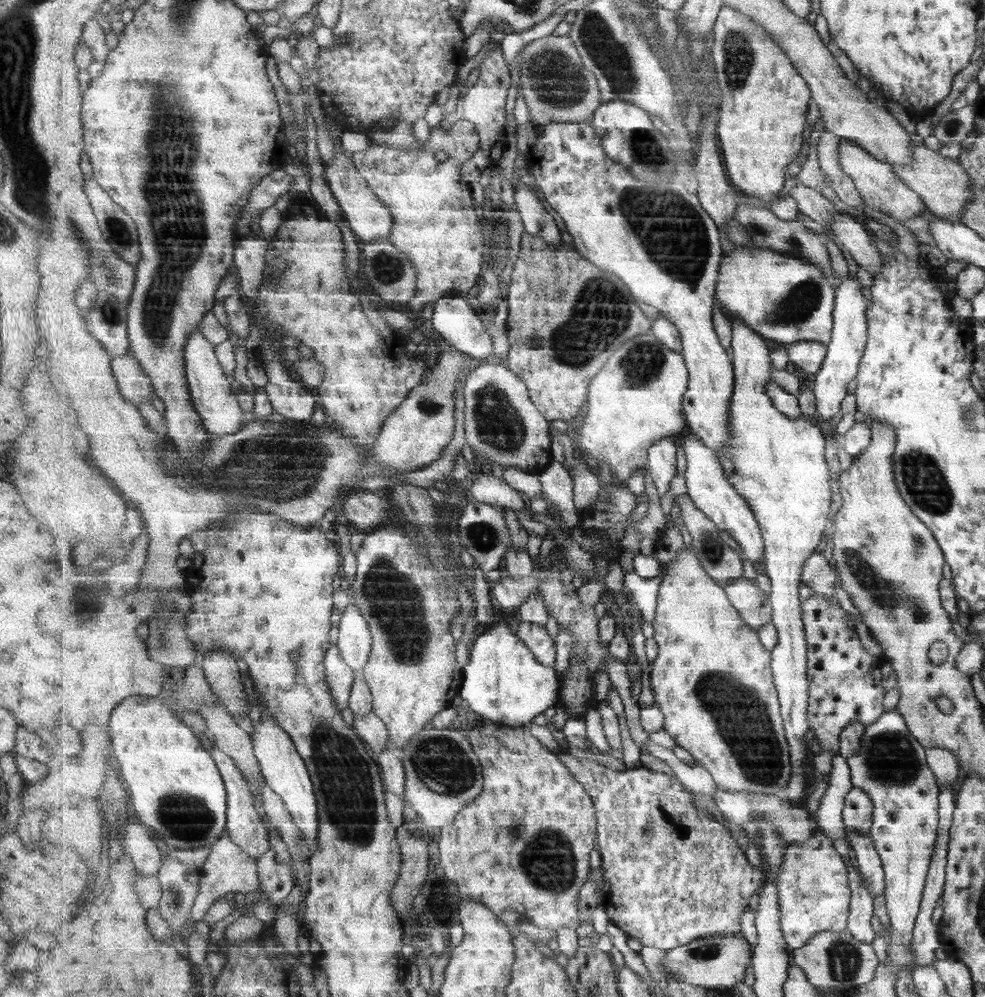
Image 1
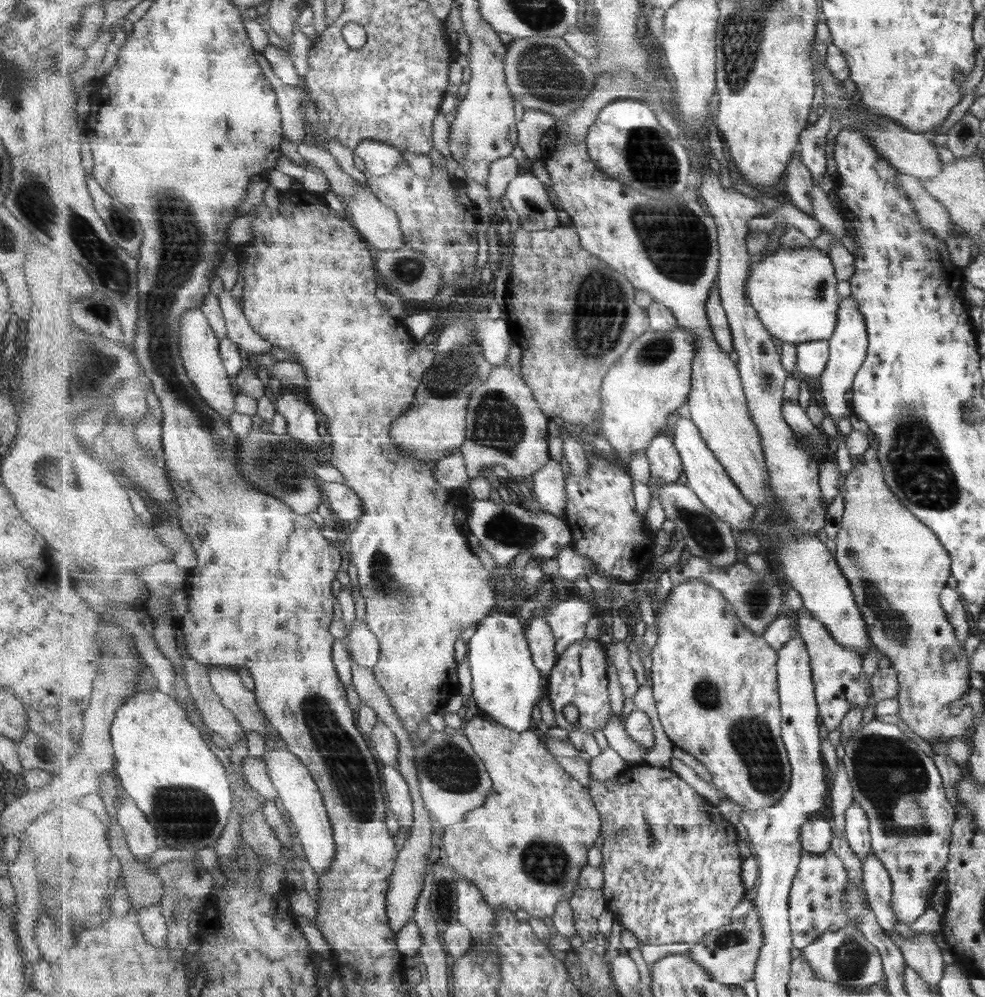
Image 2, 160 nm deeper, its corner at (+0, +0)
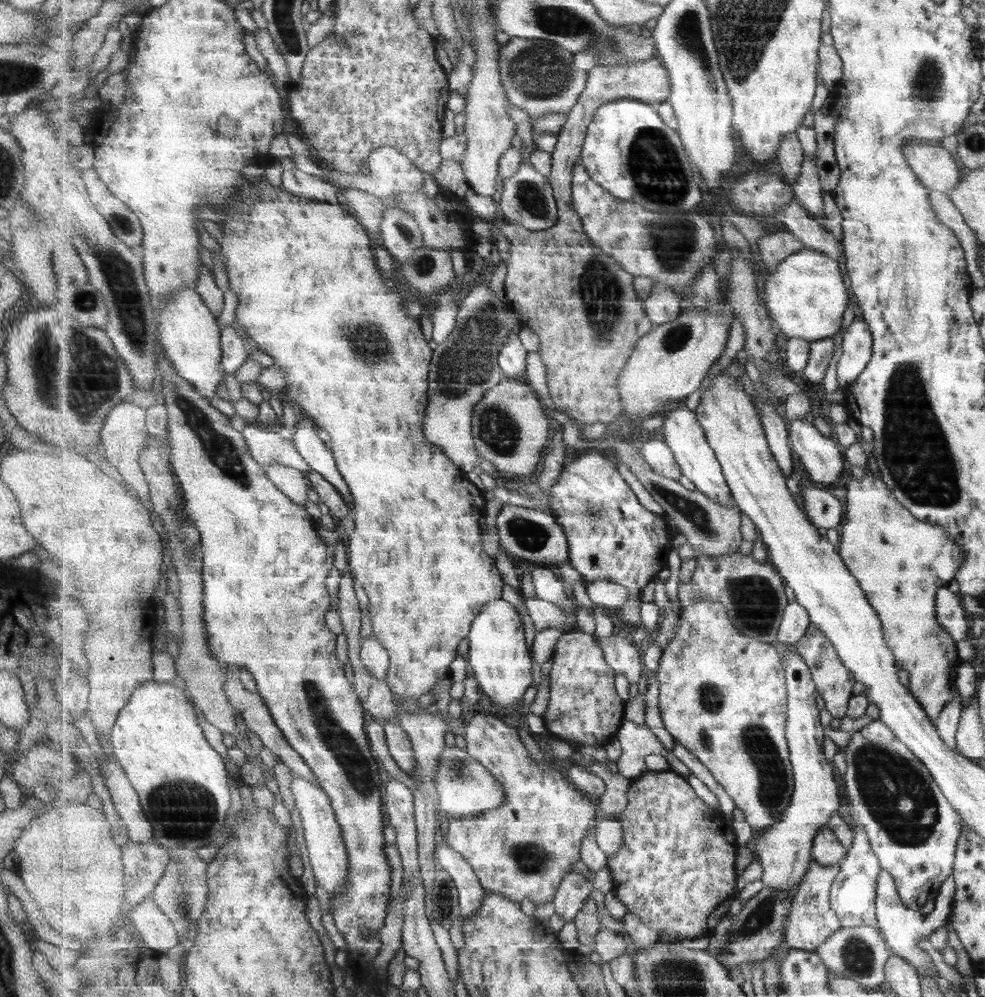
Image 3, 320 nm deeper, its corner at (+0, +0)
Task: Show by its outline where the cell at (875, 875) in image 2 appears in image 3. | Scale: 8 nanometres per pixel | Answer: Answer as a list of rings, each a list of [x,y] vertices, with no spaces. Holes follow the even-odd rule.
[[[884,870],[878,872],[875,894],[874,909],[877,920],[876,928],[880,930],[880,935],[883,937],[884,943],[887,945],[890,953],[901,957],[904,961],[908,961],[918,974],[919,980],[929,977],[936,981],[938,976],[935,967],[933,967],[933,963],[931,963],[931,959],[927,953],[917,947],[917,941],[927,939],[929,934],[936,928],[939,928],[939,926],[945,927],[948,923],[954,899],[953,877],[949,875],[943,880],[941,889],[933,898],[934,907],[927,916],[921,916],[919,911],[913,912],[913,909],[907,908],[900,900],[900,895],[896,891],[895,881],[892,875]]]

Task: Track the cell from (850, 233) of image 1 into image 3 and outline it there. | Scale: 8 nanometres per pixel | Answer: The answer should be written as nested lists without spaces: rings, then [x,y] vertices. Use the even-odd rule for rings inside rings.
[[[808,158],[803,162],[801,175],[797,178],[797,184],[793,186],[793,191],[802,207],[806,208],[814,219],[824,221],[823,195],[825,191],[816,162]]]

